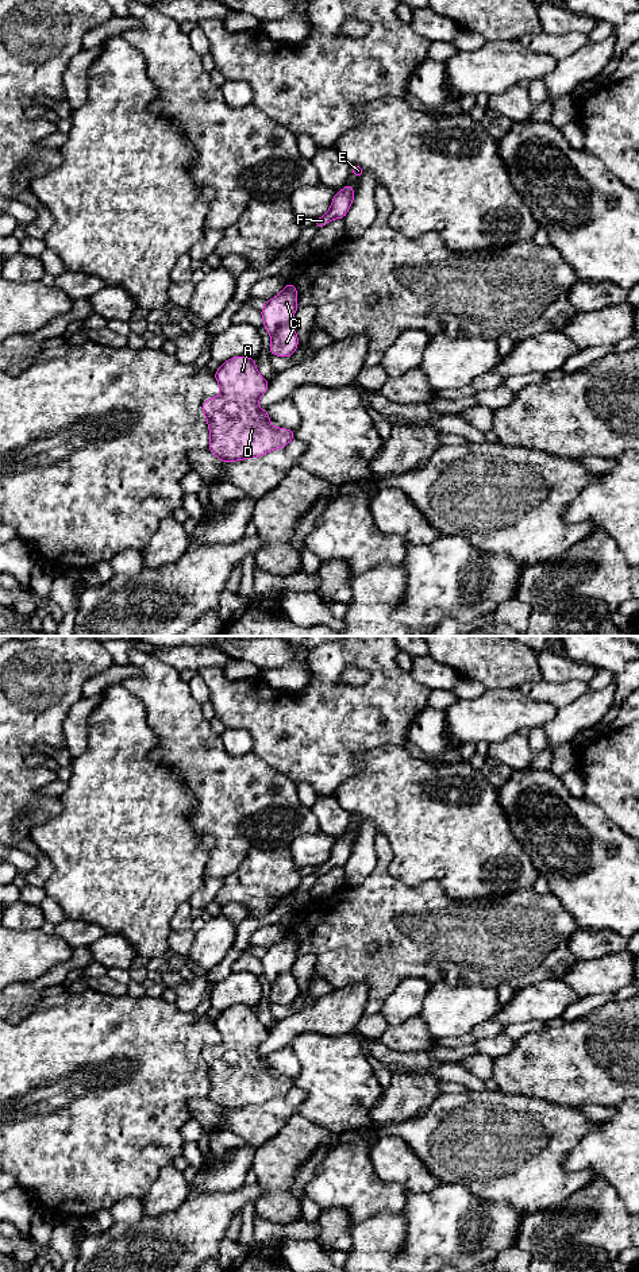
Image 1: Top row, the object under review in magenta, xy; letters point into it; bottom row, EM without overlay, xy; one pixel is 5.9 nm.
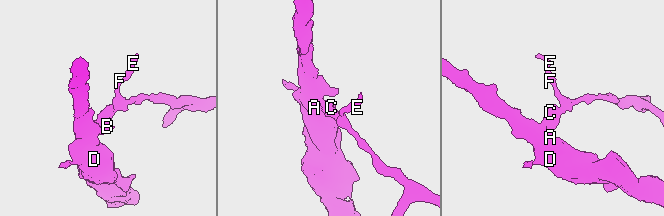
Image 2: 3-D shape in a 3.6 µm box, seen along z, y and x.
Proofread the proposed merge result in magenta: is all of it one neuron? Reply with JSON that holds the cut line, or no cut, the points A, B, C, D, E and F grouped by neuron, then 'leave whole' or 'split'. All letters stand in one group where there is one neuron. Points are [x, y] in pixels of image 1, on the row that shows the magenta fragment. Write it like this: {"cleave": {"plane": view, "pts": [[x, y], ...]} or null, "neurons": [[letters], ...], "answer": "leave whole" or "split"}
{"cleave": {"plane": "xy", "pts": [[289, 322], [280, 326], [272, 336]]}, "neurons": [["A", "C", "D"], ["B", "E", "F"]], "answer": "split"}

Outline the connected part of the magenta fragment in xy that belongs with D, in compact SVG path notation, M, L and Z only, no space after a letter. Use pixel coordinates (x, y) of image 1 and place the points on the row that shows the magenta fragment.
M242 355L234 356L222 363L213 375L220 386L220 394L205 400L201 409L211 433L208 450L222 462L258 458L285 447L295 439L295 431L273 427L267 410L258 406L259 397L269 388L269 381L258 373L254 359Z

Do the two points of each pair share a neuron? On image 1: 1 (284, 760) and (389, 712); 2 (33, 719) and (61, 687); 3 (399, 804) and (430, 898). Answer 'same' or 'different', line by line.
1: same
2: same
3: different

